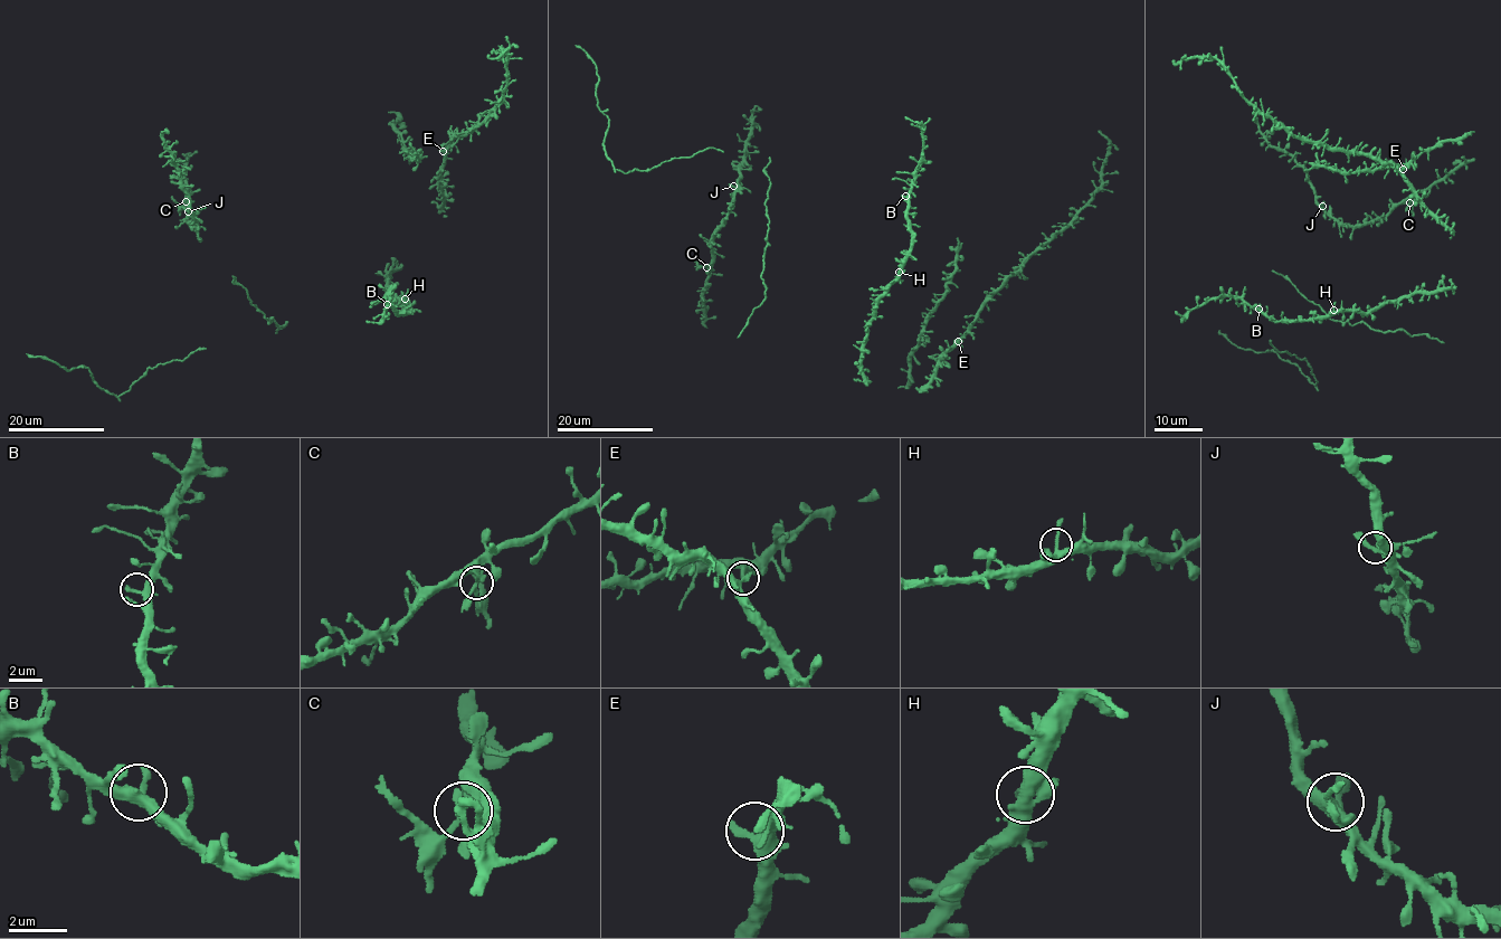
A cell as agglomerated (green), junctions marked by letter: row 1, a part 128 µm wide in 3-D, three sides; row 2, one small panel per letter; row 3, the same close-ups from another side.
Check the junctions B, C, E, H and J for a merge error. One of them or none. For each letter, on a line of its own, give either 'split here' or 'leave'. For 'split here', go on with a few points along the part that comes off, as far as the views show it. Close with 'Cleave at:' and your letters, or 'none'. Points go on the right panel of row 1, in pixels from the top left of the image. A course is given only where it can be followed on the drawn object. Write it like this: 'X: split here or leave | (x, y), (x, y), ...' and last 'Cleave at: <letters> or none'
B: leave
C: split here
E: leave
H: leave
J: leave
Cleave at: C

